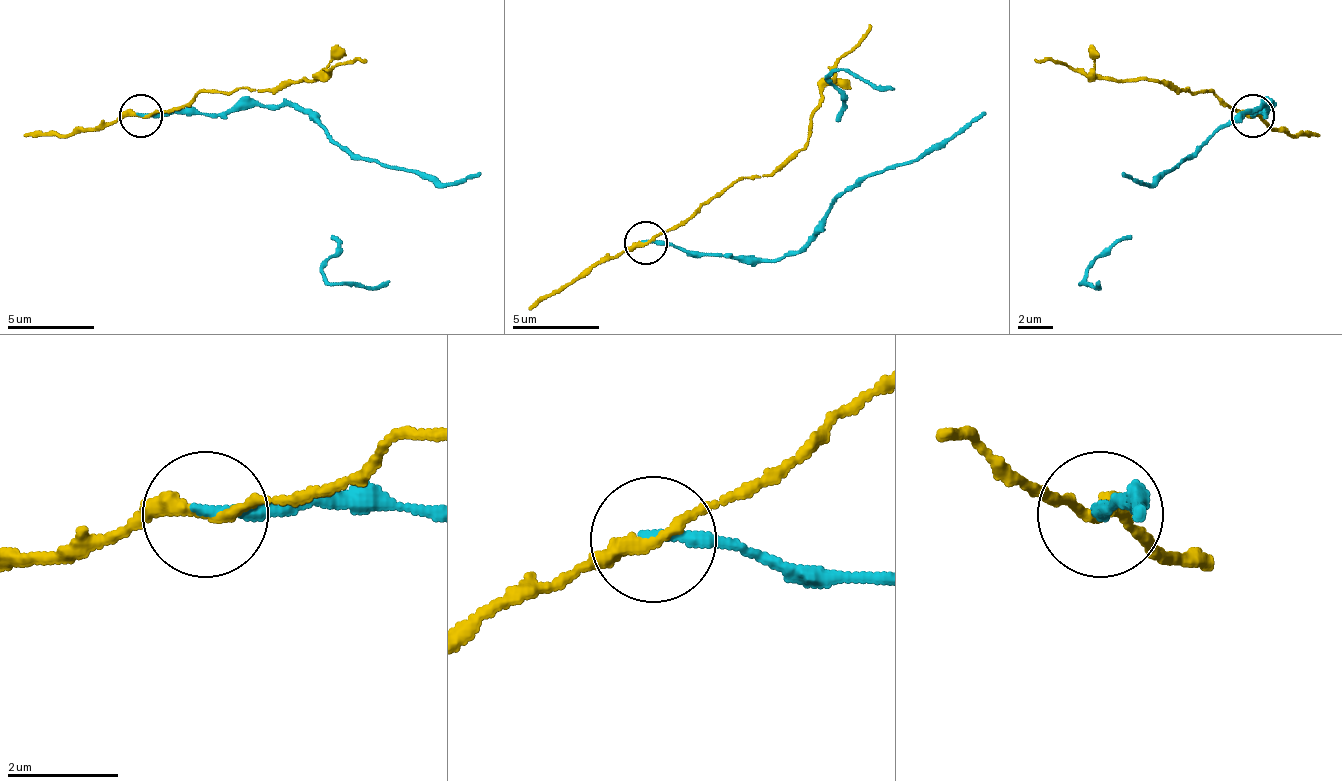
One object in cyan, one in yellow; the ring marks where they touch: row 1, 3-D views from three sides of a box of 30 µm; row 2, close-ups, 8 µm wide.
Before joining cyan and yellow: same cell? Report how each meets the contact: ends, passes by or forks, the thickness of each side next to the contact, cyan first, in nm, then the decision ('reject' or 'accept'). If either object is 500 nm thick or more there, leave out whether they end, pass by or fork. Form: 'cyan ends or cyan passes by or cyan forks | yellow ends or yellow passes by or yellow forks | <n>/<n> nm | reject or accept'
cyan ends | yellow passes by | 220/240 nm | reject

